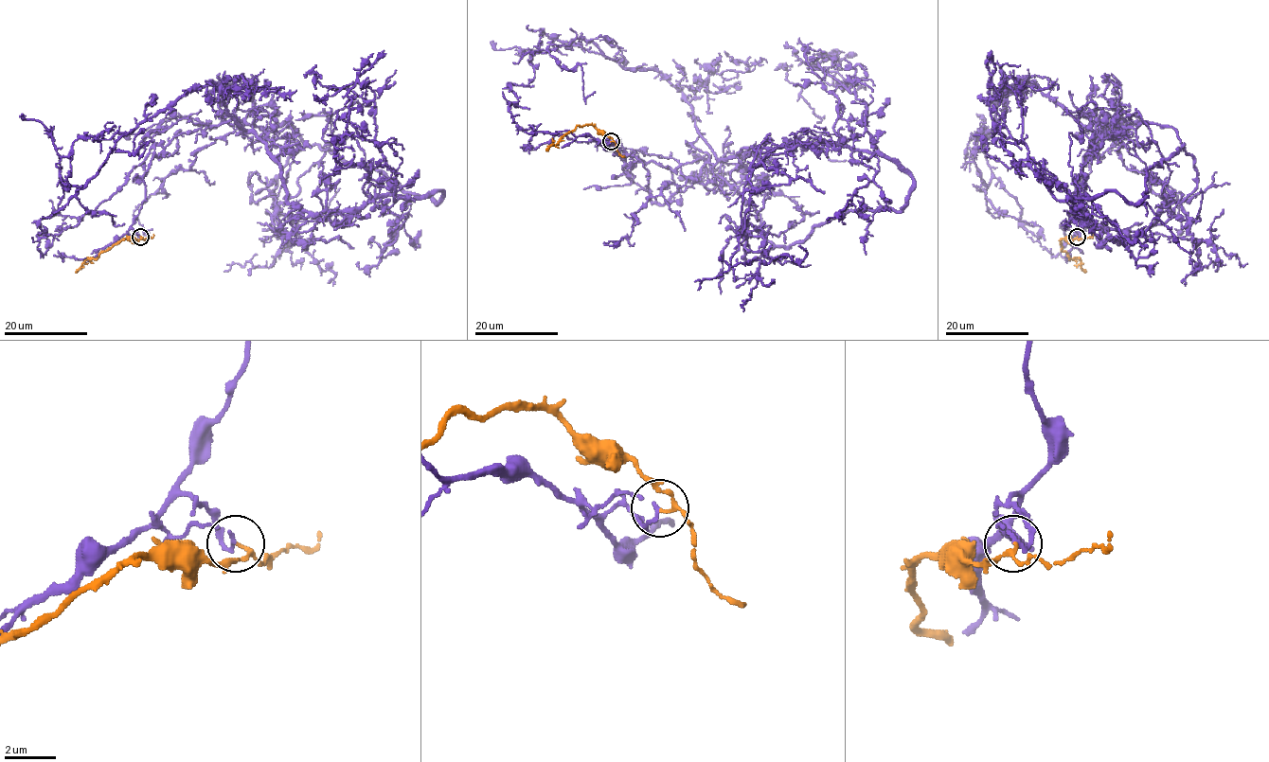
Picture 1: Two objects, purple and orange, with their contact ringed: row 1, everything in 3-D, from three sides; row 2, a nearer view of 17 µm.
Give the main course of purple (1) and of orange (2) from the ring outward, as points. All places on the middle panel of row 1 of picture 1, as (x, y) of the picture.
1: (610, 141), (601, 143), (672, 170), (796, 142), (875, 151), (866, 104), (818, 54), (842, 59), (831, 84)
2: (610, 141), (612, 138), (601, 134), (592, 125), (583, 125), (577, 126), (546, 150)

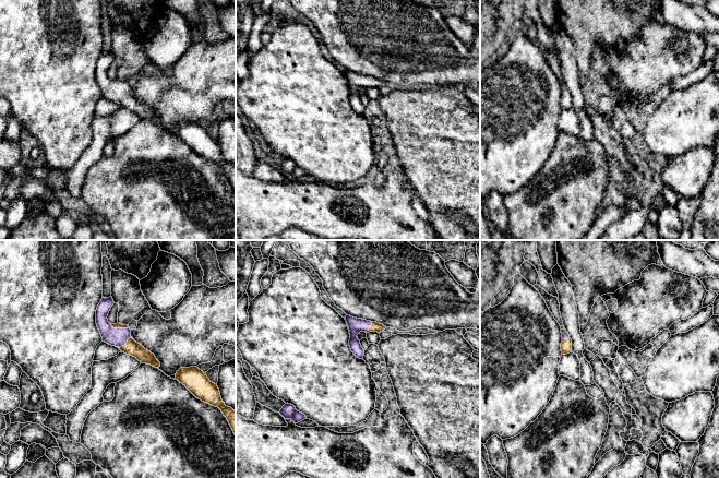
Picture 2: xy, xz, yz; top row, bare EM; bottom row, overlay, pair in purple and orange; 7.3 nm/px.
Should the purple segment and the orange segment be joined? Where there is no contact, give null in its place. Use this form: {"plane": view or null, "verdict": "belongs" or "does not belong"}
{"plane": "xy", "verdict": "does not belong"}

